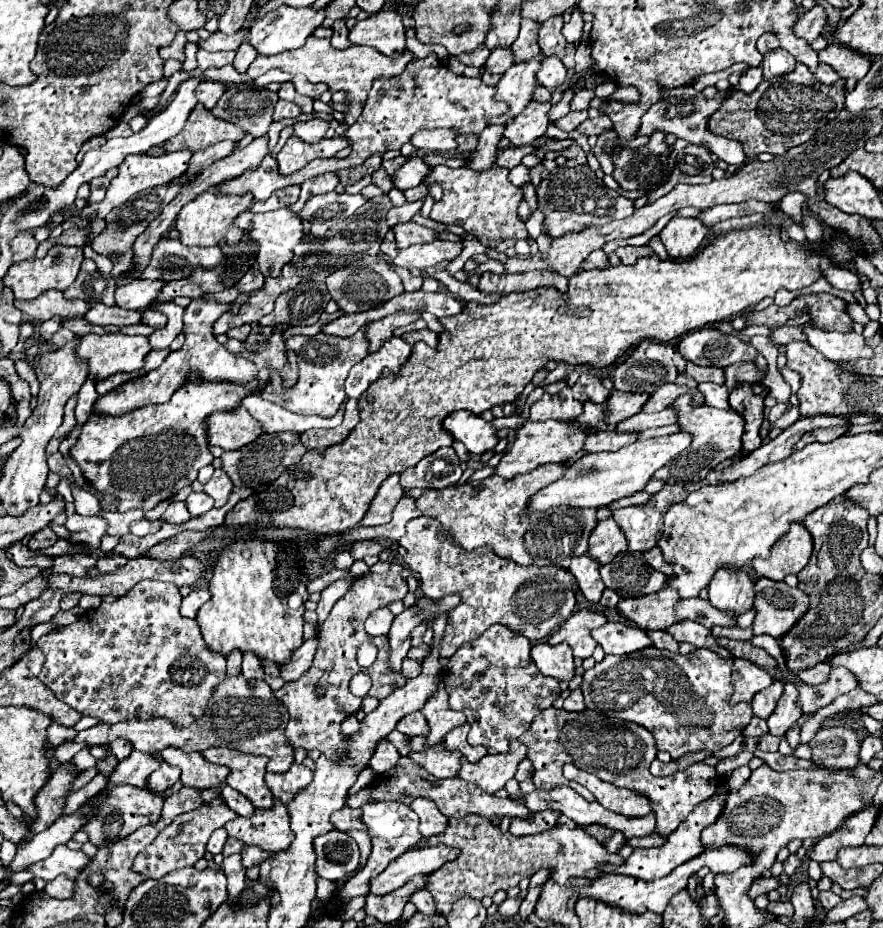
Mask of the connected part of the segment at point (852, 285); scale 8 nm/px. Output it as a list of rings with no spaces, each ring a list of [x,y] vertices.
[[[827,268],[827,282],[835,288],[841,288],[841,290],[849,290],[849,292],[855,292],[855,290],[861,290],[861,280],[859,276],[849,270],[849,268]]]

